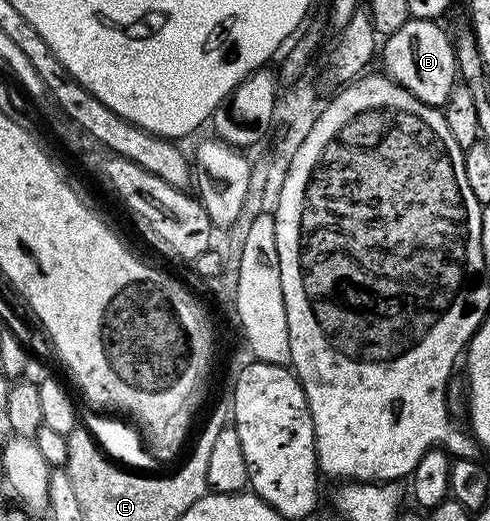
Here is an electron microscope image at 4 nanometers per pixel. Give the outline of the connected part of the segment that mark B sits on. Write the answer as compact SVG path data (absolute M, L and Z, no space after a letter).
M409 20L388 38L380 49L383 74L411 92L420 102L428 106L443 108L457 84L456 51L451 38L439 26L437 20Z

